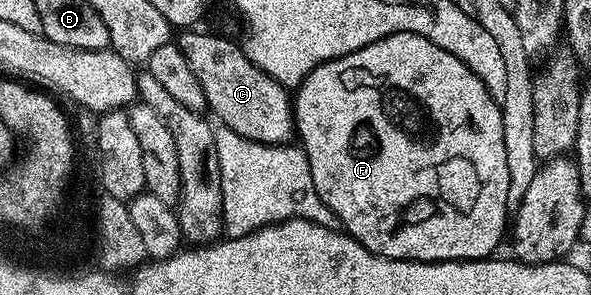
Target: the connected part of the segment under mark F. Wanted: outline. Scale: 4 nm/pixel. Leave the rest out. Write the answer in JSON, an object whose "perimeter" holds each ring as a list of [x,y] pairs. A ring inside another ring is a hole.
{"perimeter":[[[404,32],[403,34],[389,34],[386,38],[376,40],[372,44],[368,44],[364,48],[360,48],[351,54],[345,54],[342,58],[331,58],[329,62],[322,62],[306,77],[301,86],[297,87],[296,93],[292,98],[294,108],[294,125],[296,127],[297,137],[300,139],[300,145],[308,156],[308,164],[312,172],[312,184],[316,184],[316,192],[320,196],[320,200],[324,200],[324,204],[329,210],[338,217],[341,229],[345,233],[352,235],[364,248],[368,248],[368,252],[379,254],[385,258],[395,258],[401,262],[468,262],[471,258],[489,258],[495,253],[494,250],[502,242],[502,233],[508,230],[508,160],[504,156],[504,124],[502,123],[502,107],[499,99],[490,95],[490,89],[482,83],[480,76],[476,76],[476,72],[472,72],[472,68],[468,68],[468,64],[464,64],[456,56],[452,56],[452,52],[448,52],[444,48],[440,48],[436,44],[432,44],[432,40],[424,40],[424,36],[413,34],[412,32]]]}

